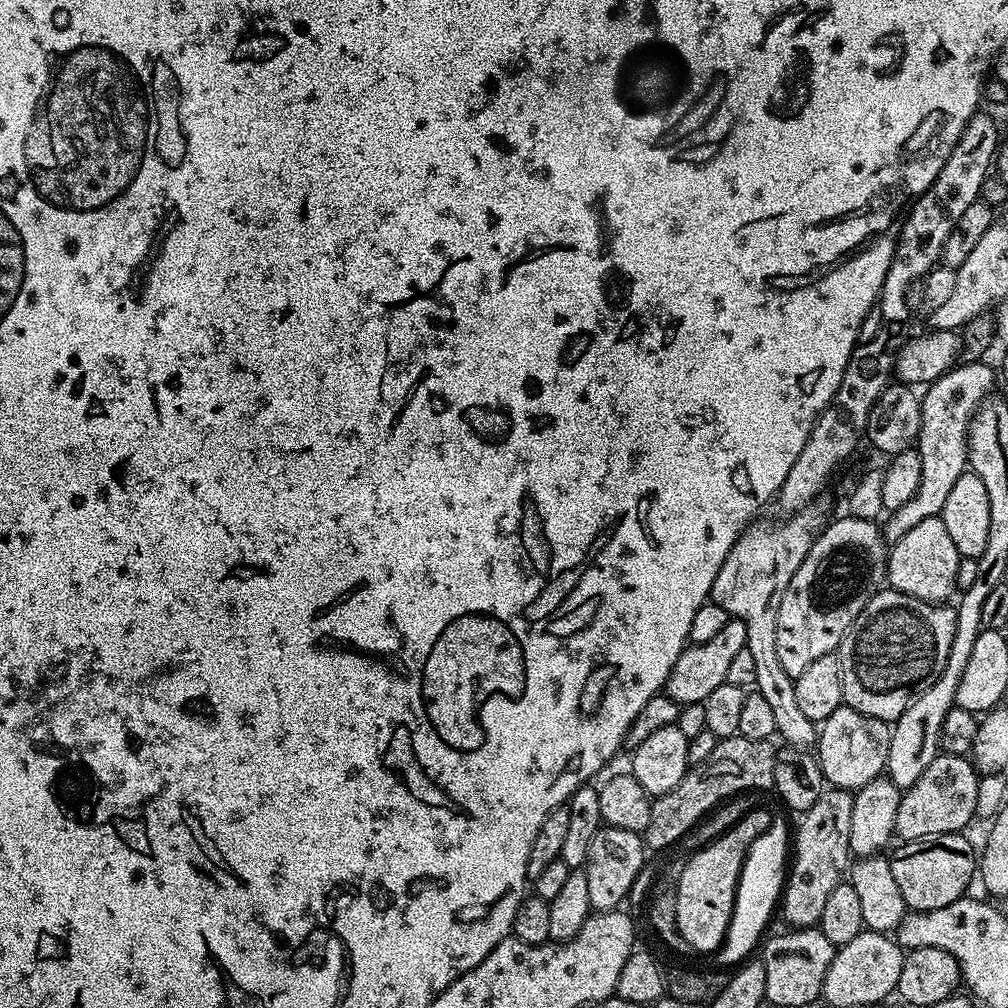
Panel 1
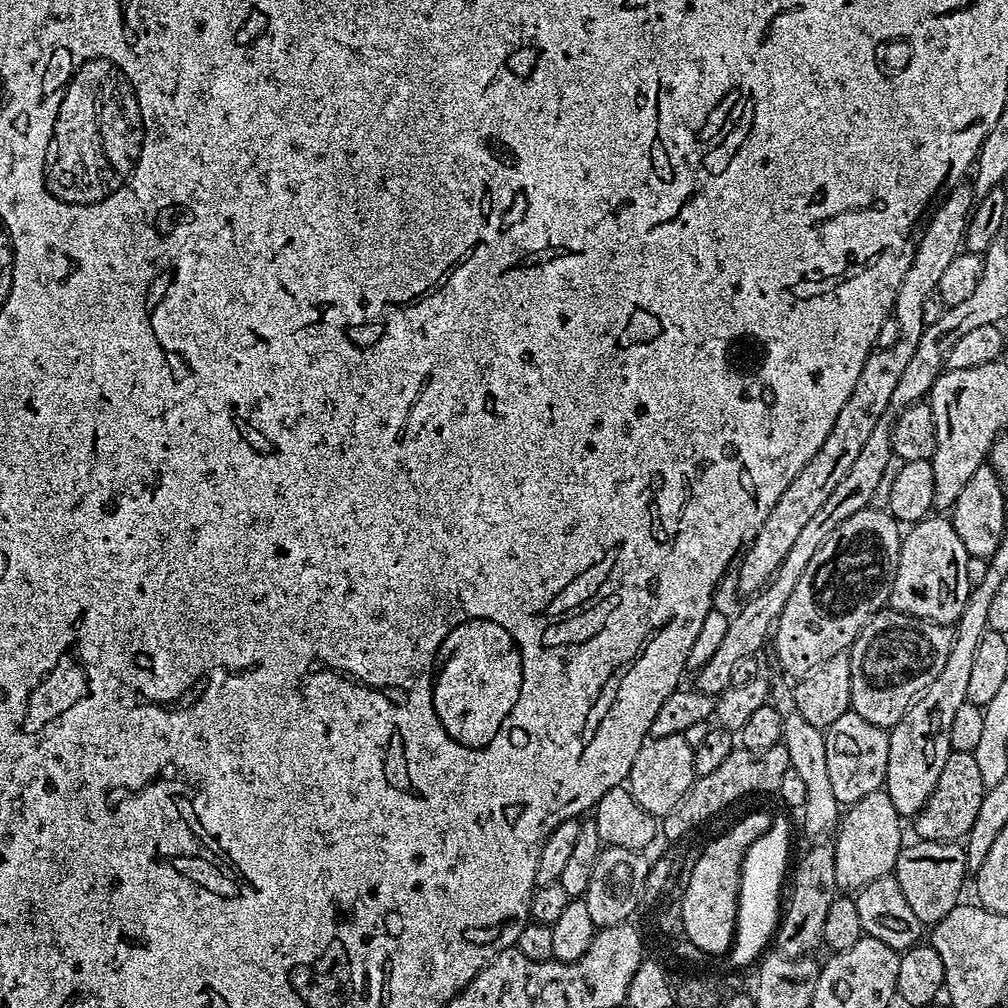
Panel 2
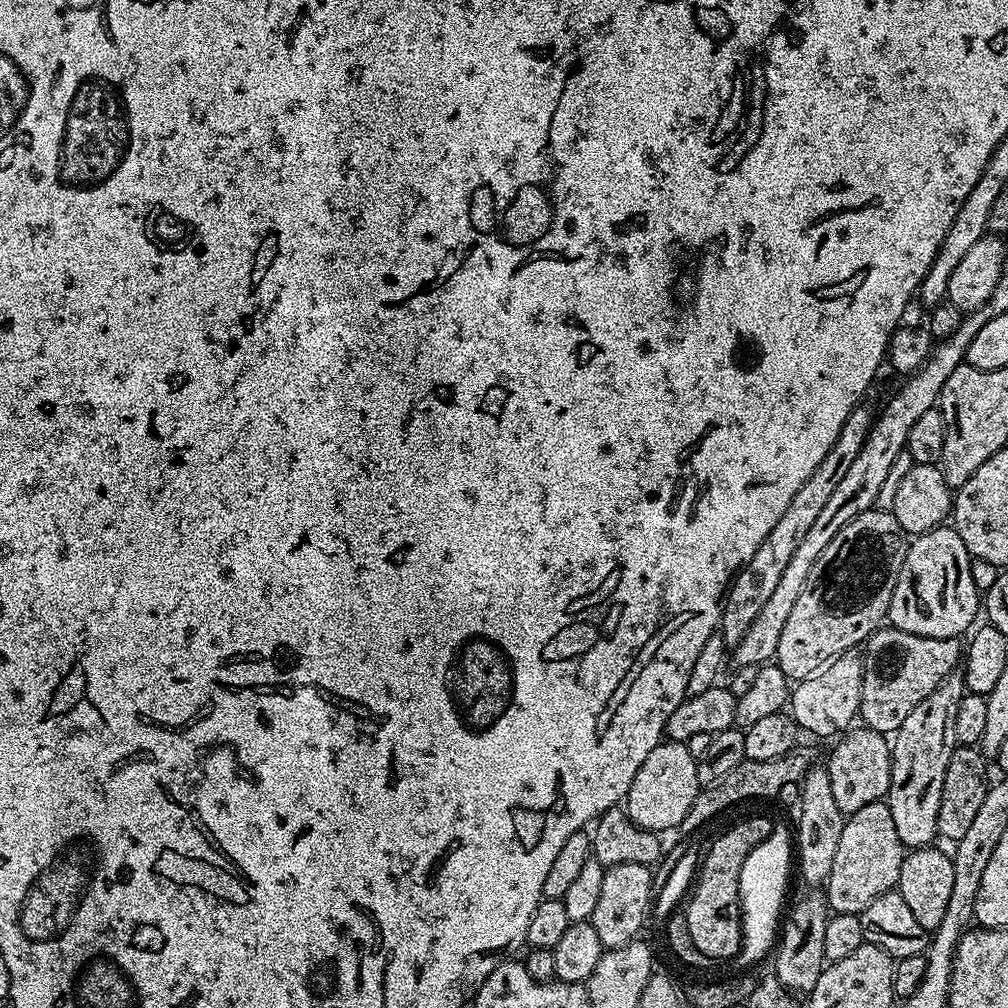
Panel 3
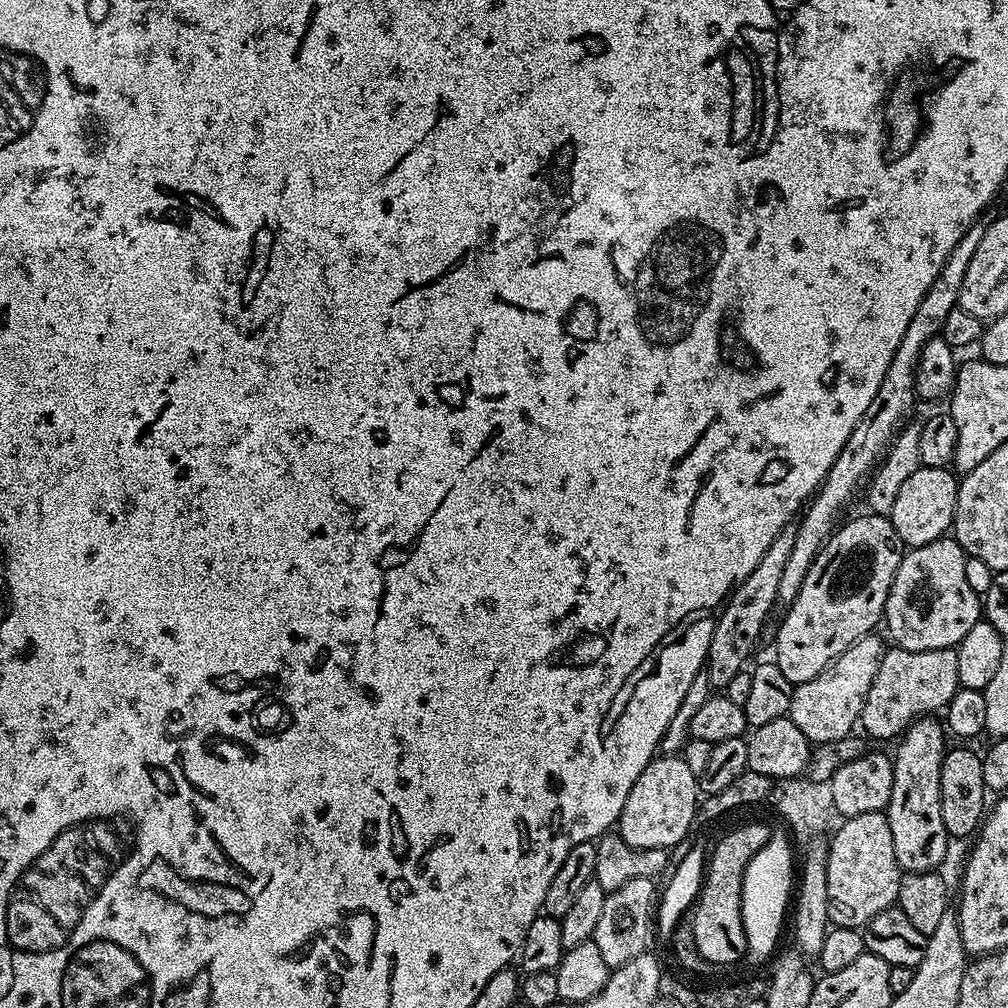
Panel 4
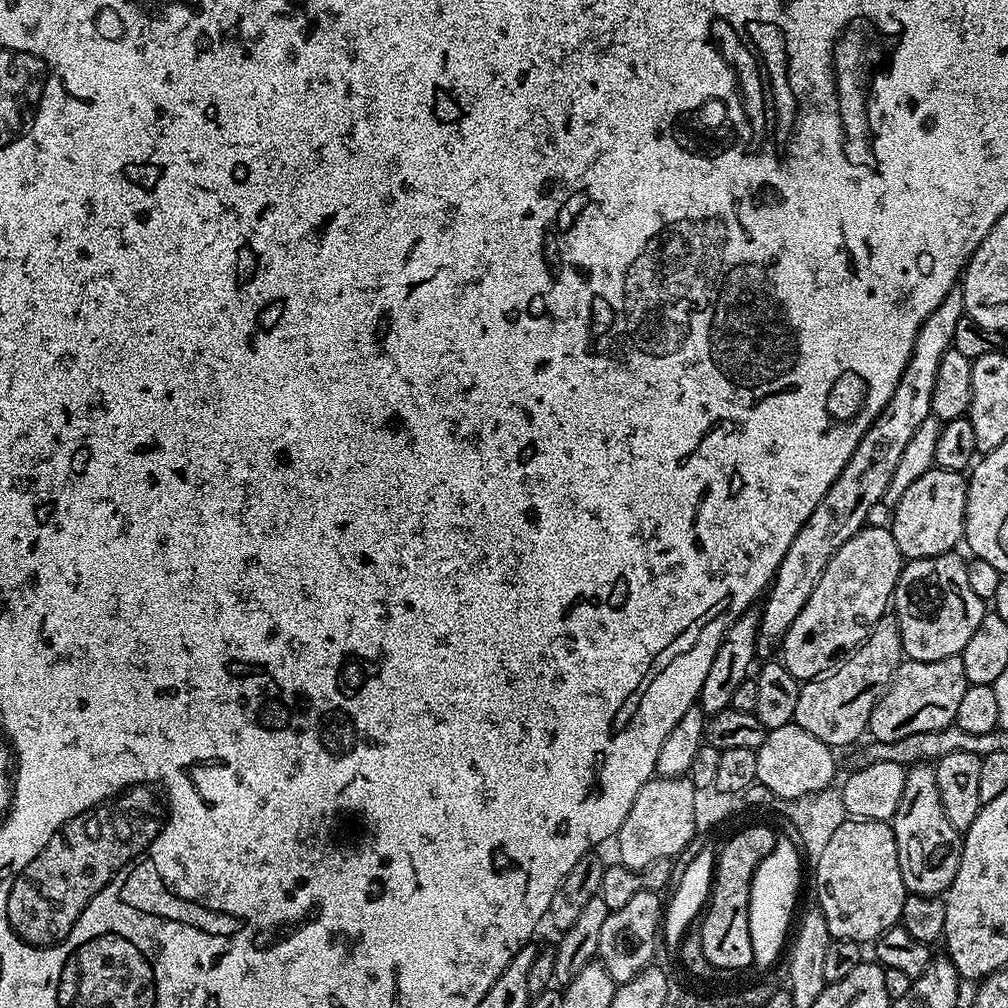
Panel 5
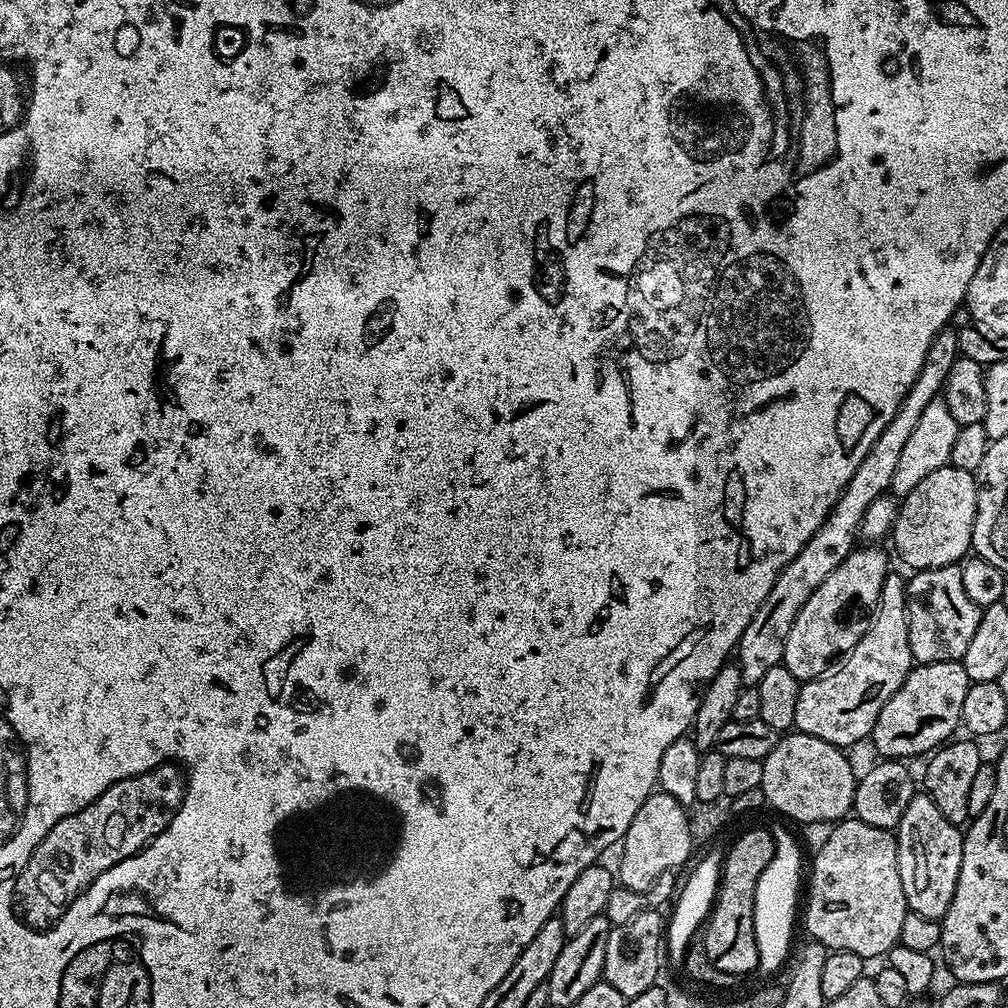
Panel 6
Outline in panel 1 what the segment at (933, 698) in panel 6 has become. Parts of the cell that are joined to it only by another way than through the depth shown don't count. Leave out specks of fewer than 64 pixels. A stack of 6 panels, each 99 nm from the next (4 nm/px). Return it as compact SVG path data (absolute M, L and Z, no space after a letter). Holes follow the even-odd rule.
M885 587L866 602L862 614L854 618L840 643L838 655L842 662L844 704L870 718L895 722L921 694L938 682L938 674L942 674L942 666L946 666L946 657L950 654L950 642L954 642L955 629L955 607L931 604L922 598Z

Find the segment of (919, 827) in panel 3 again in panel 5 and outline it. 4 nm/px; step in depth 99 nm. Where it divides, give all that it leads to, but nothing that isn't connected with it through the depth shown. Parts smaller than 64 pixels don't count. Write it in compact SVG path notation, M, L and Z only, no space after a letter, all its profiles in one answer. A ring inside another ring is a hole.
M928 762L913 764L905 771L904 777L906 786L902 786L898 810L890 821L898 846L902 882L911 895L940 896L947 893L954 882L954 874L958 874L962 836L950 826L946 810L942 810L935 767Z

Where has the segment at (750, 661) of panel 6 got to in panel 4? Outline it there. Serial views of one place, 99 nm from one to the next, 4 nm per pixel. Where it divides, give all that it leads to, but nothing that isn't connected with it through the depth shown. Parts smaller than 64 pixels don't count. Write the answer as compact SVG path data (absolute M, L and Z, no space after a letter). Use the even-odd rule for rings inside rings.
M983 223L972 224L970 230L966 230L966 234L954 246L954 250L950 250L942 270L938 270L938 278L934 278L934 286L930 286L930 290L926 290L926 298L918 302L918 310L914 310L914 318L910 318L910 326L906 326L906 334L902 334L902 342L898 342L898 350L878 386L878 394L874 394L874 402L866 406L866 414L862 414L858 426L854 426L854 434L850 434L846 446L842 446L842 454L838 454L834 466L830 466L828 476L807 505L803 513L805 516L796 528L794 550L790 552L790 559L786 562L786 570L782 570L782 582L778 586L778 600L781 605L791 604L792 599L800 593L806 574L816 560L816 556L824 549L833 532L845 519L844 511L847 510L848 503L859 492L861 495L862 489L880 467L902 425L912 416L910 415L912 407L915 406L916 400L918 401L916 363L922 354L922 346L926 346L930 338L941 335L943 326L946 325L946 318L959 305L962 278L966 278L970 258L974 258L974 250L978 250L978 242L982 242L984 230Z

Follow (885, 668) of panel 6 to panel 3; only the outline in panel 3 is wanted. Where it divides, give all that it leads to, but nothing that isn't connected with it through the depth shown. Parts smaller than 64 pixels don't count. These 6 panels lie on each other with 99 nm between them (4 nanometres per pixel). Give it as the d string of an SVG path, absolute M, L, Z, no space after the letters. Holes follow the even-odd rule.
M853 650L838 654L828 664L822 665L813 676L799 681L790 692L790 715L797 729L813 732L816 736L836 738L853 727L860 711L864 657Z

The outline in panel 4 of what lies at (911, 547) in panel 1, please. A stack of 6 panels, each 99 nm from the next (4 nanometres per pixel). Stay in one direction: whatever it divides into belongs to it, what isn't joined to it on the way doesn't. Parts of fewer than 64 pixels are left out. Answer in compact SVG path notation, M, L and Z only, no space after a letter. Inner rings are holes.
M945 534L934 542L926 542L926 546L908 548L900 557L900 565L894 574L894 582L890 586L890 594L886 598L886 606L882 617L888 623L887 635L892 635L891 643L906 650L942 650L956 648L966 634L970 634L970 626L982 619L982 600L974 590L970 590L970 582L966 582L966 562L968 556L962 546L951 535Z

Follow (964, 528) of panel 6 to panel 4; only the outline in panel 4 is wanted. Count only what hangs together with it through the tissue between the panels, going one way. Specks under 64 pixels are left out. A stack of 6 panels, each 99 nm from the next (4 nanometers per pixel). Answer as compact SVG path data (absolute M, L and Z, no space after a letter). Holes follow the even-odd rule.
M921 466L902 482L894 508L890 515L900 543L908 548L926 546L926 542L940 539L951 529L956 513L956 495L960 489L958 476L948 468L925 468Z

